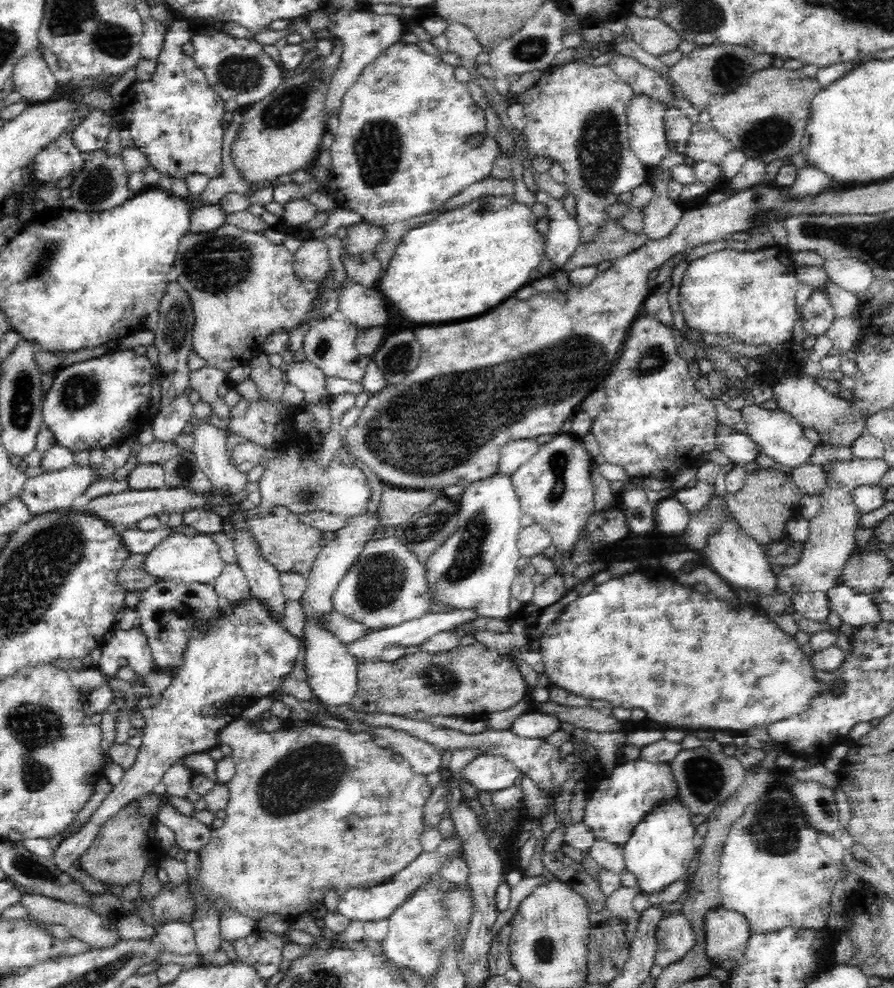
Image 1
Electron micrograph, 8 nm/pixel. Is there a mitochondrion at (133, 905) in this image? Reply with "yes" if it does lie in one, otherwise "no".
no

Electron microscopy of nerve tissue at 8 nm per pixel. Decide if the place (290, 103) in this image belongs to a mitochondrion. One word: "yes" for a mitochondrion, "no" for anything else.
yes

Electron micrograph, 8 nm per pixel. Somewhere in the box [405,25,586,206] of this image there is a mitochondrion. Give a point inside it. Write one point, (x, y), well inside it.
(529, 49)

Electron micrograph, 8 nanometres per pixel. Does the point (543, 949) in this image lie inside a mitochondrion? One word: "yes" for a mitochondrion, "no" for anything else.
yes

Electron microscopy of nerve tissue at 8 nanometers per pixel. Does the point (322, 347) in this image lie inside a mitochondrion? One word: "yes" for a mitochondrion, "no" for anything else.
yes

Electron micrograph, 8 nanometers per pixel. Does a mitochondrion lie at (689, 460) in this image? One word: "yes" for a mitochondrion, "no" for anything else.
no

